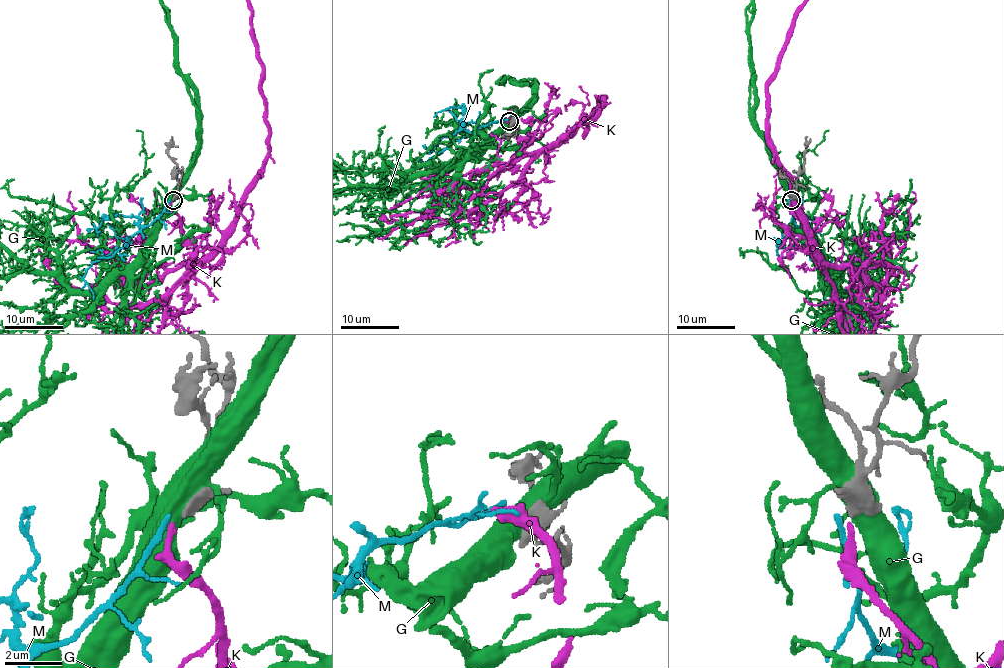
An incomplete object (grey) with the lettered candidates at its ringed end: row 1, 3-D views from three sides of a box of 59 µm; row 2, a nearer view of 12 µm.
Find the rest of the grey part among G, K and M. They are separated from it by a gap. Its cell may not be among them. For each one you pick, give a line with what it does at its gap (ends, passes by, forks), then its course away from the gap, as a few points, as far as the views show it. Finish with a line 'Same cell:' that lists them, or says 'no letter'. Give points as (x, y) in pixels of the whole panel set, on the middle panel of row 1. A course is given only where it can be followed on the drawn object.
K: it ends there
Same cell: K

